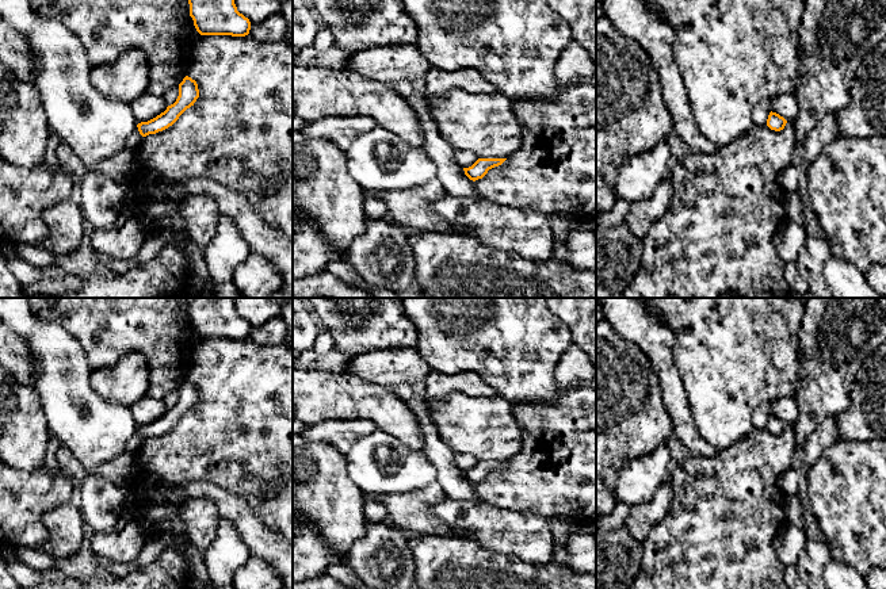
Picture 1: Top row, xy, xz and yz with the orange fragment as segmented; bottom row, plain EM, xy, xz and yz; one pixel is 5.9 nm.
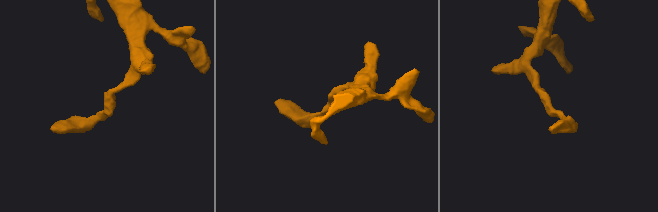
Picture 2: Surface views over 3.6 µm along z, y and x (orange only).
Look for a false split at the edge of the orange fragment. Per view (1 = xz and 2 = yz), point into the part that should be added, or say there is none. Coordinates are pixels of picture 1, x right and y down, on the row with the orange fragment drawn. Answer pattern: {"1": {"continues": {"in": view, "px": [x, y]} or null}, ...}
{"1": {"continues": null}, "2": {"continues": null}}

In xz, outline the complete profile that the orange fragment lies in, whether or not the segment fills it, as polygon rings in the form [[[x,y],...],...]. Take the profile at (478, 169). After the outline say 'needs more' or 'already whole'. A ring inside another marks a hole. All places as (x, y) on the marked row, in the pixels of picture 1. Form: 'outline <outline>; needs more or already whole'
outline [[[478,158],[471,167],[463,168],[465,175],[476,181],[482,179],[489,169],[501,165],[507,158]]]; already whole

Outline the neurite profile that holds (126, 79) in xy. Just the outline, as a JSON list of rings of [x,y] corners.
[[[127,50],[115,61],[92,68],[91,81],[106,99],[133,103],[148,91],[146,56],[141,50]]]

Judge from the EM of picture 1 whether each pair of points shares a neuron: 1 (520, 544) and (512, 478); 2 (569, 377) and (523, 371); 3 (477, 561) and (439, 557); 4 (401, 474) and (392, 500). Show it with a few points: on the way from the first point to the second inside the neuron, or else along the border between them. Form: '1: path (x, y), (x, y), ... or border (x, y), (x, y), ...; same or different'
1: border (485, 503), (507, 509), (529, 511), (546, 519); different
2: border (568, 347), (554, 371), (560, 389); different
3: path (468, 561), (449, 561); same
4: border (426, 485), (412, 490), (388, 492), (380, 496); different

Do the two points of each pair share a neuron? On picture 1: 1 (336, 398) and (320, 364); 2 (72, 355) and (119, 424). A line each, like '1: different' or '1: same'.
1: different
2: same

